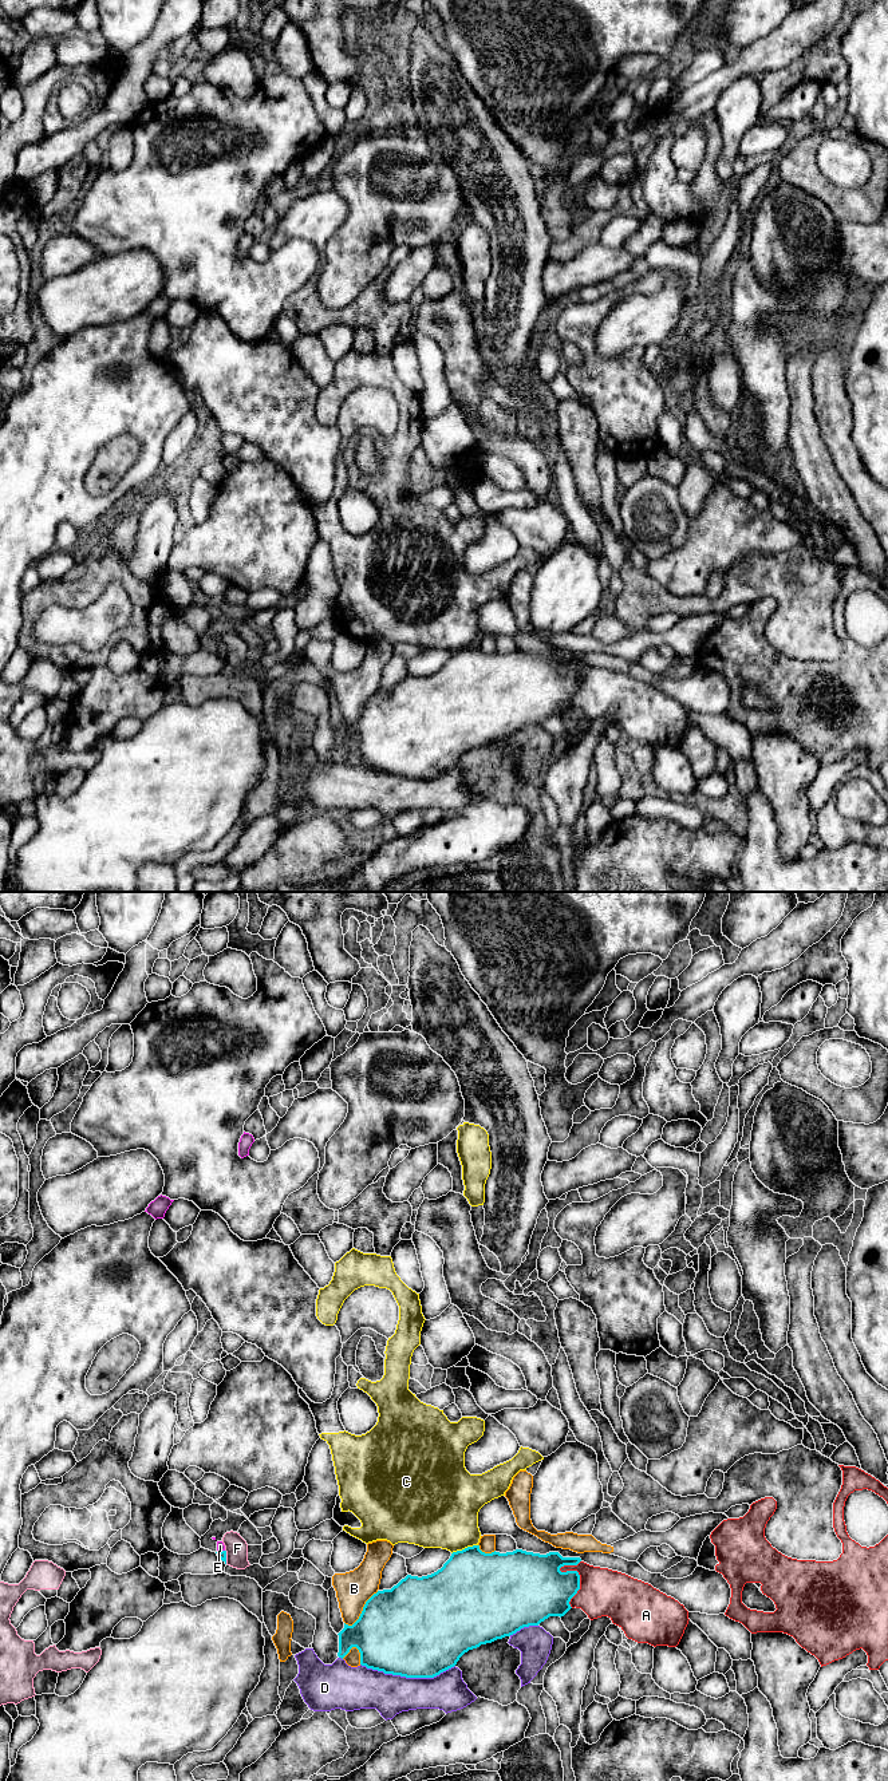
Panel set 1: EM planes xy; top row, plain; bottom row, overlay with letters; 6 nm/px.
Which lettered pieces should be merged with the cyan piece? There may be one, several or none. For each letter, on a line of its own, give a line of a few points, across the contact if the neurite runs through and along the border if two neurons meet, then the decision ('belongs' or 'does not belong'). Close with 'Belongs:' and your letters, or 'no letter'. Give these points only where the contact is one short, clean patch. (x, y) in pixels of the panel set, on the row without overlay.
A: does not belong
B: does not belong
C: line xy (477, 644), (452, 654); does not belong
D: does not belong
E: line xy (223, 655), (221, 651), (220, 646); belongs
F: does not belong
Belongs: E

